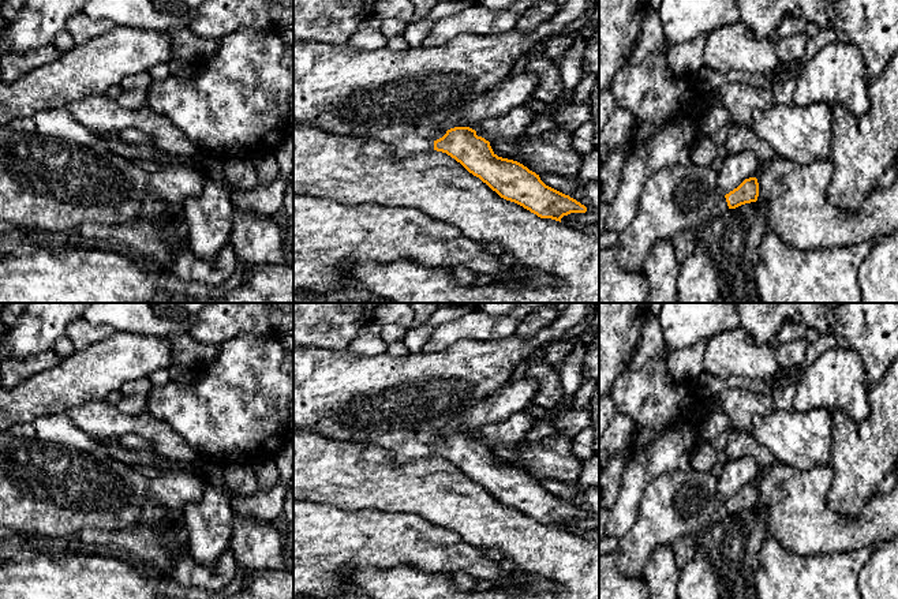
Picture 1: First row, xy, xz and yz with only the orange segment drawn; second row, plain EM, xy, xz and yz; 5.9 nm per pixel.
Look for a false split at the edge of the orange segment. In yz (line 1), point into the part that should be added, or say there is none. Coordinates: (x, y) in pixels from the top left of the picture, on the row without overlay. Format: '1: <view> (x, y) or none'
1: yz (676, 504)

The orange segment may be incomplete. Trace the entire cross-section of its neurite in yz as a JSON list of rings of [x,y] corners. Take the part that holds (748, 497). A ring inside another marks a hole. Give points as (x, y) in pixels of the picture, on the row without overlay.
[[[692,468],[652,479],[639,502],[636,523],[620,539],[620,573],[643,579],[644,568],[659,546],[671,546],[681,536],[710,529],[727,514],[757,506],[756,483],[745,484],[726,501],[718,497],[716,484],[718,478],[711,472]]]

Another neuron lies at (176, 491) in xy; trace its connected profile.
[[[164,471],[150,479],[149,490],[172,514],[186,516],[188,506],[203,497],[205,479],[188,472]]]

